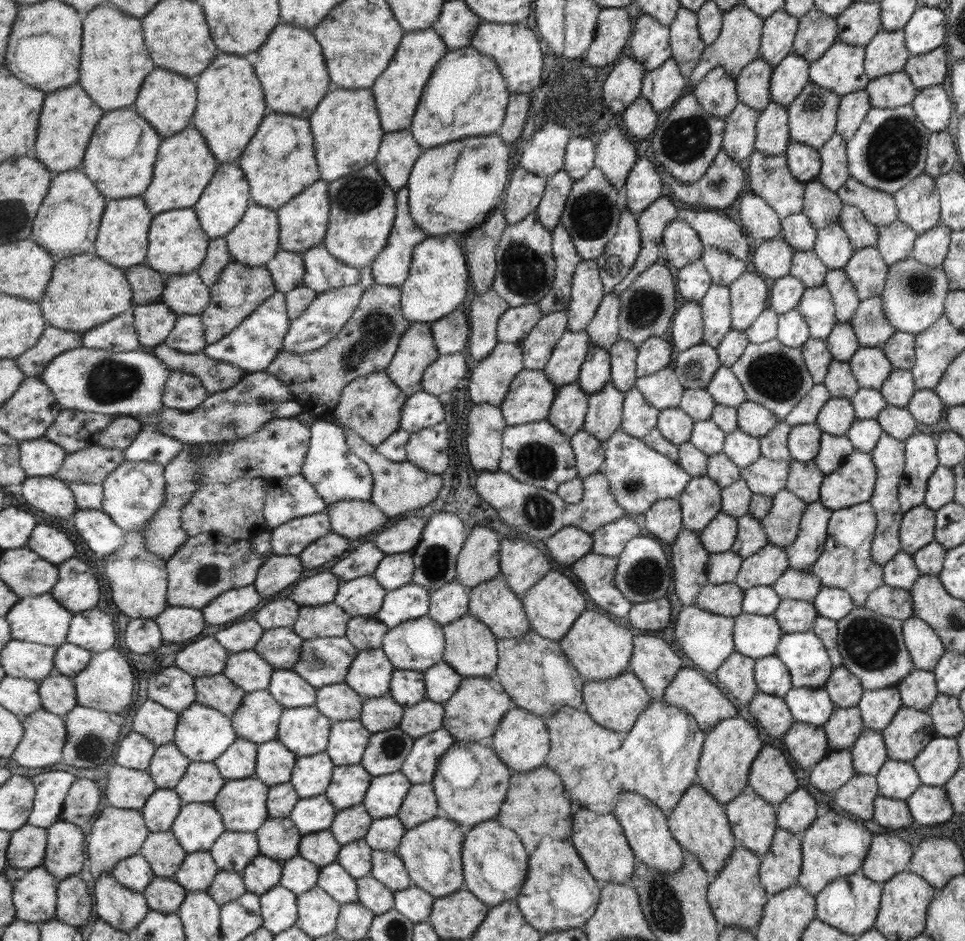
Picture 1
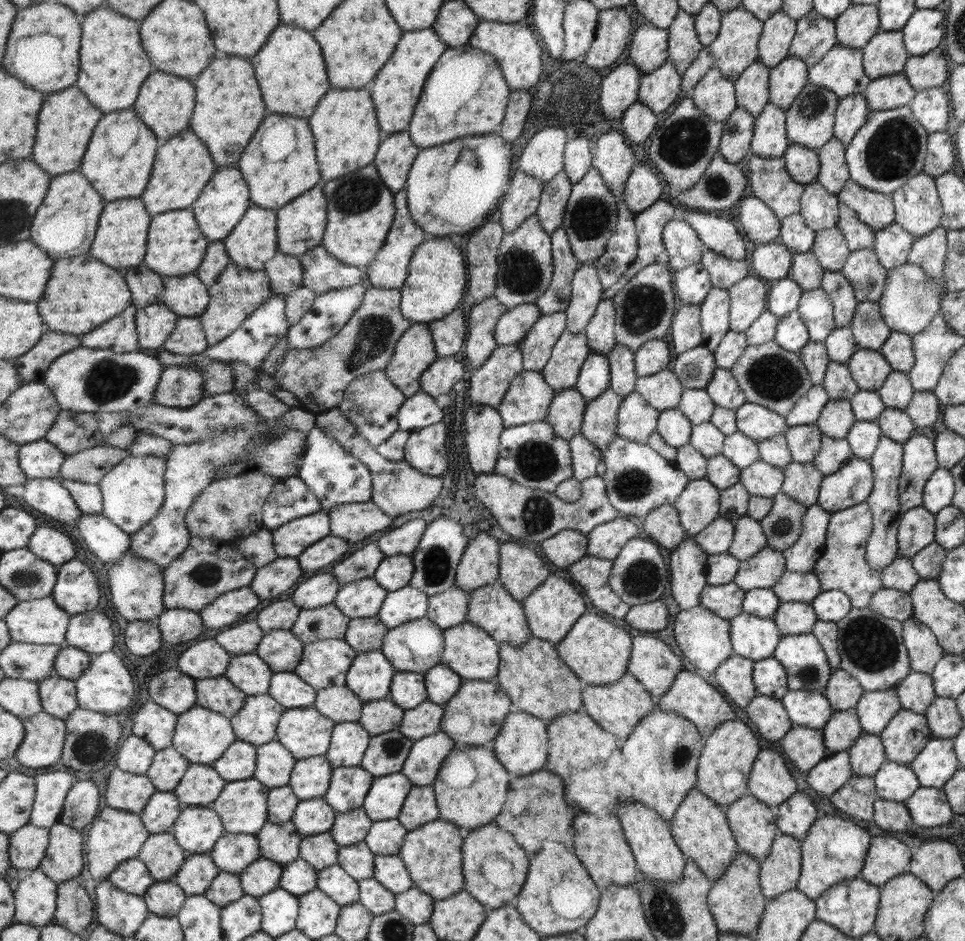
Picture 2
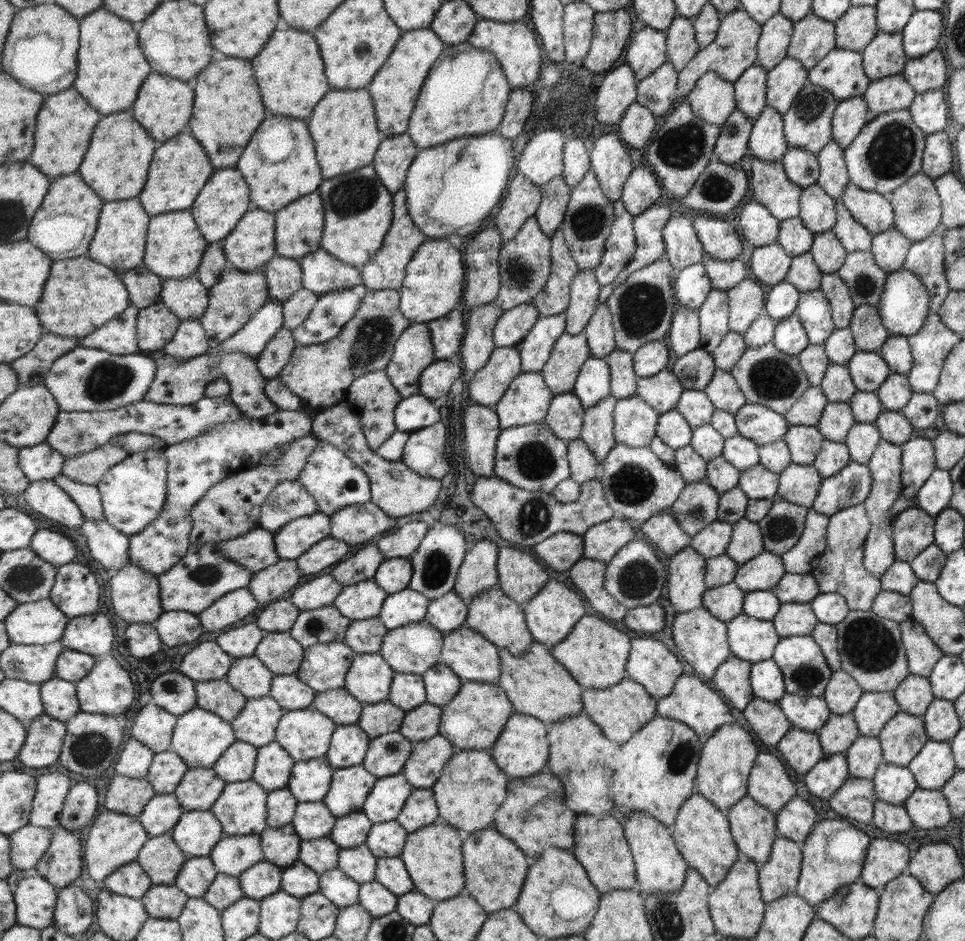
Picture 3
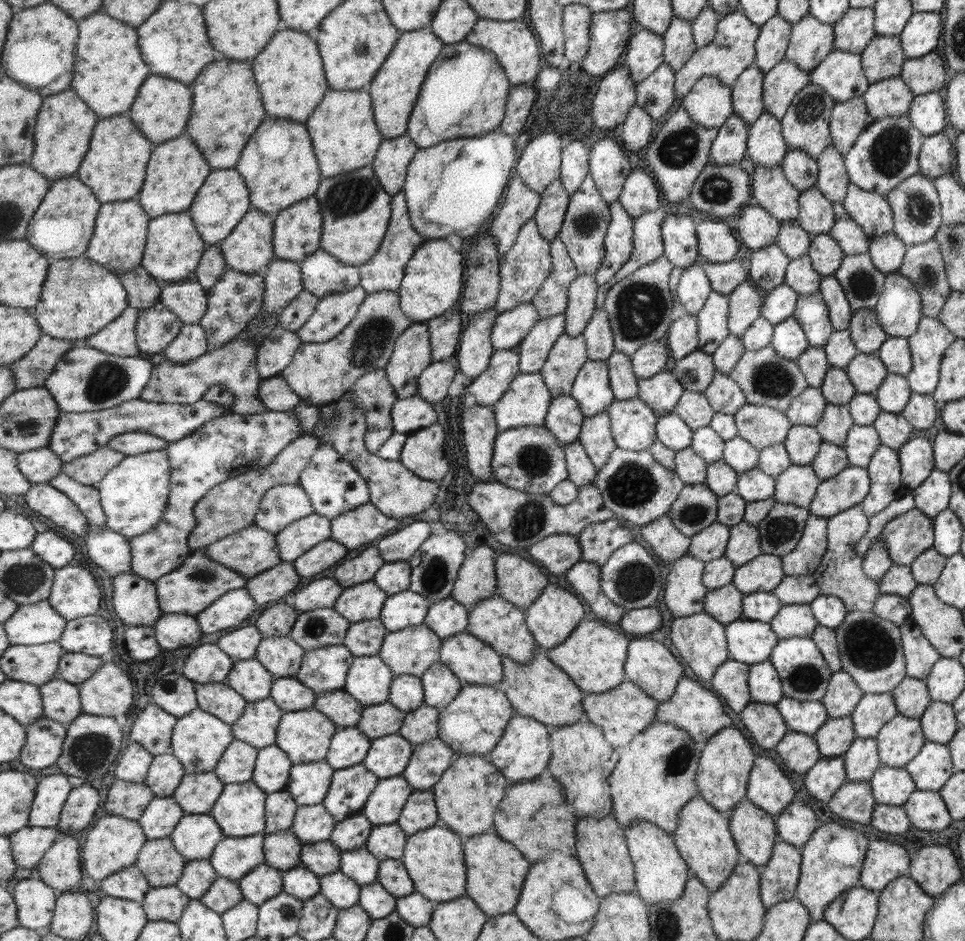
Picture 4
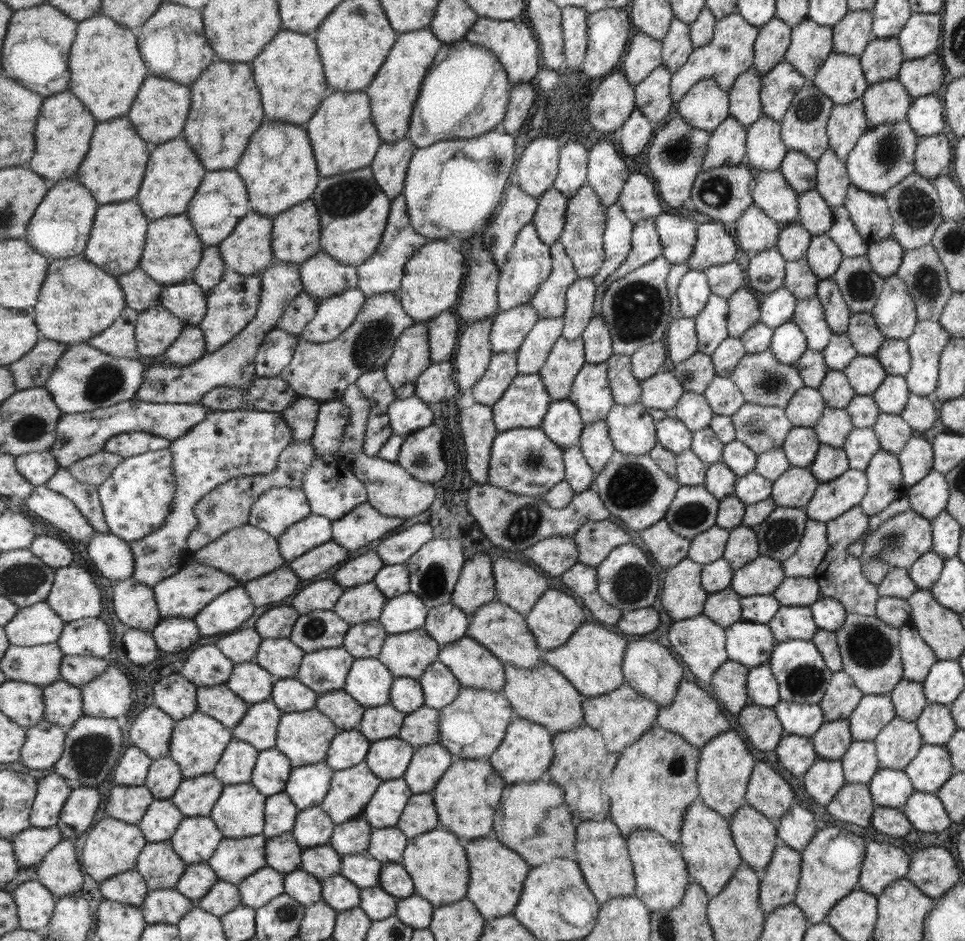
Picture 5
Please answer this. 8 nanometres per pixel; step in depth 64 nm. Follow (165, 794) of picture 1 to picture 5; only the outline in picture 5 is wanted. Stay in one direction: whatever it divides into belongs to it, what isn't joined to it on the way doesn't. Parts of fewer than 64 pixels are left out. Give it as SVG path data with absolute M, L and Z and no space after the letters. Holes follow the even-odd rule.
M155 798L148 812L140 820L139 826L148 842L169 841L185 817L172 799Z

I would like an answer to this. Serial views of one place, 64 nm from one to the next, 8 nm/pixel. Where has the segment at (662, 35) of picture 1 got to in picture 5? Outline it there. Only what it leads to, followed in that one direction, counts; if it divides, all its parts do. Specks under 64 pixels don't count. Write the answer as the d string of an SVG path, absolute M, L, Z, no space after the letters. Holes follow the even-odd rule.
M635 31L633 41L629 46L629 53L625 55L620 72L627 75L629 83L634 86L644 82L659 66L664 65L662 50L664 43L653 37Z

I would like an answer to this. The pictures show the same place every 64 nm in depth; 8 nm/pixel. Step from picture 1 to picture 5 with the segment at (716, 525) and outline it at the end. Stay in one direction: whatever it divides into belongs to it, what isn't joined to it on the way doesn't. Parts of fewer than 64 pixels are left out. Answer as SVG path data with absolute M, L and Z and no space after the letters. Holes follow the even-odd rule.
M714 525L692 538L688 559L700 563L702 566L717 561L719 558L723 558L727 542L728 530Z

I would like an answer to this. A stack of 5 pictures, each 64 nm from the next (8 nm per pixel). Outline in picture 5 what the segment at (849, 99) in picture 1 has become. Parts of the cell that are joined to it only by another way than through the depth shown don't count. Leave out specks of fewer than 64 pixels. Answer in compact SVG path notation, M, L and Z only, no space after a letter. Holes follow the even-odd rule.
M853 99L843 105L833 105L826 122L828 148L844 162L860 134L868 129L862 100Z

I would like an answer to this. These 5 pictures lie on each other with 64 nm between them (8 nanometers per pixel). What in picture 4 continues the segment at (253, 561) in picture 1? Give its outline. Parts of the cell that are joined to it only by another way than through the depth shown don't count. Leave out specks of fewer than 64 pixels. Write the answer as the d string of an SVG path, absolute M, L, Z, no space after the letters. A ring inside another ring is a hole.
M204 547L203 549L190 550L185 558L185 563L154 583L164 614L184 613L197 616L230 590L246 588L248 580L249 578L245 578L240 572L213 561L207 555L207 548Z

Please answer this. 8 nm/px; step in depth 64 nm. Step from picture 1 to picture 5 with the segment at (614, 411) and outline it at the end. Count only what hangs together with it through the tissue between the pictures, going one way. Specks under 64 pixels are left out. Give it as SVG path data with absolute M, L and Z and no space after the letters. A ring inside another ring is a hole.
M605 418L585 425L579 445L597 475L603 472L617 451Z

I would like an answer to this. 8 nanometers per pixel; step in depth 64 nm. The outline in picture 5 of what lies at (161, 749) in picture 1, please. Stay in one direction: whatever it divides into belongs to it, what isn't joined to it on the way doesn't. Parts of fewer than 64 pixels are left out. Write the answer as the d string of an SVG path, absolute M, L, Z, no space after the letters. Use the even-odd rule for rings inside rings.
M167 756L154 760L145 785L149 787L149 790L152 790L155 798L167 800L173 798L184 779L179 764L173 757Z

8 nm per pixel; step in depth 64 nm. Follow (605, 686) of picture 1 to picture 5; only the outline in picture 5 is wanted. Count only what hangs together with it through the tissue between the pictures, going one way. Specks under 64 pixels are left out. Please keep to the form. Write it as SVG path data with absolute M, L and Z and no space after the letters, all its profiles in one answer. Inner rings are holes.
M624 683L617 690L603 696L589 697L584 702L584 720L593 728L600 730L608 743L608 749L619 753L640 740L656 724L660 705L639 694L631 685Z

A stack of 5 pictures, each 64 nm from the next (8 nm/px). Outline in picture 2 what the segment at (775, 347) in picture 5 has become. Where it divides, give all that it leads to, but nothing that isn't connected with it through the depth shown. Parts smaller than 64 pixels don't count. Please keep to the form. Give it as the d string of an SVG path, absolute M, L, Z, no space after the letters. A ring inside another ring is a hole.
M796 310L778 317L774 341L779 348L795 353L808 341L806 326L801 322Z

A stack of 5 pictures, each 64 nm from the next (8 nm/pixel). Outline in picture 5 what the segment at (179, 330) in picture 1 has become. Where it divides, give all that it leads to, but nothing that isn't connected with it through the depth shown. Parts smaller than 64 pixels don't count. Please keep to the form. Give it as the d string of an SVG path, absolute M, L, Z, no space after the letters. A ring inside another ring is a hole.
M185 325L180 337L166 350L166 358L178 366L187 366L207 353L206 335L201 327Z

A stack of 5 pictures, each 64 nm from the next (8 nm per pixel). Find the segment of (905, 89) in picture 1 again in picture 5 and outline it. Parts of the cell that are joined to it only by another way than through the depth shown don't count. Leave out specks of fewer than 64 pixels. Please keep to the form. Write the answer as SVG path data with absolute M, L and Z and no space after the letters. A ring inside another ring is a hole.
M890 79L869 85L860 96L868 128L888 122L906 120L906 112L912 98L896 80Z

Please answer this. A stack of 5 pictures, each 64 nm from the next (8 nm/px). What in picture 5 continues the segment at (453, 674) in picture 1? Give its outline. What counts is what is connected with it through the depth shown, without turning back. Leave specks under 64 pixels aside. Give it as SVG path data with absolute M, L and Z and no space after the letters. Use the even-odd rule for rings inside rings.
M435 661L420 678L424 687L425 705L444 709L459 696L462 684L453 671L441 661Z

